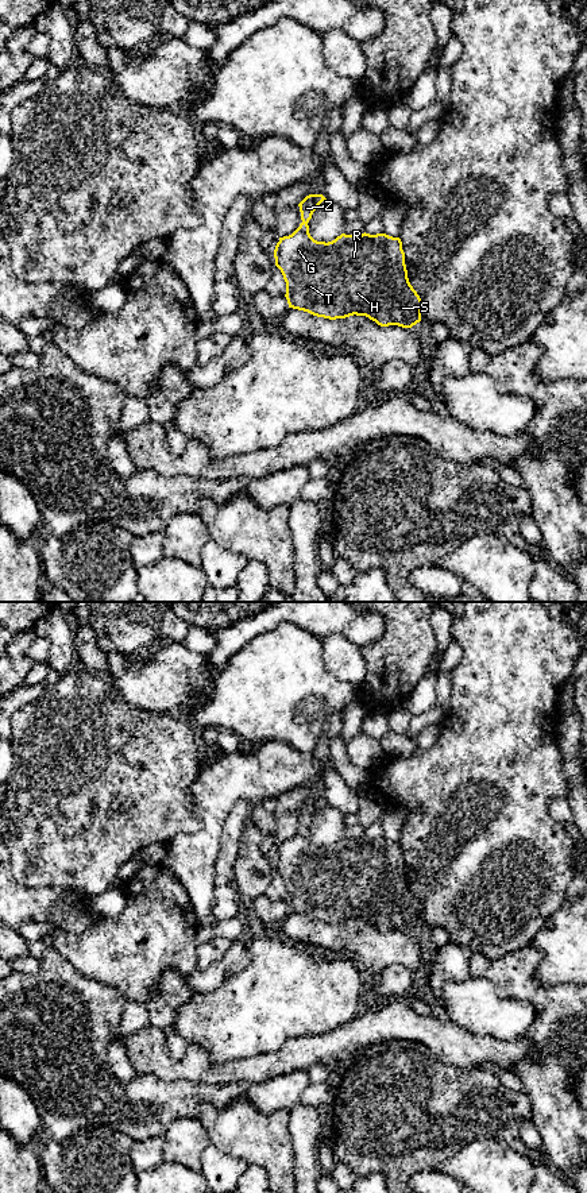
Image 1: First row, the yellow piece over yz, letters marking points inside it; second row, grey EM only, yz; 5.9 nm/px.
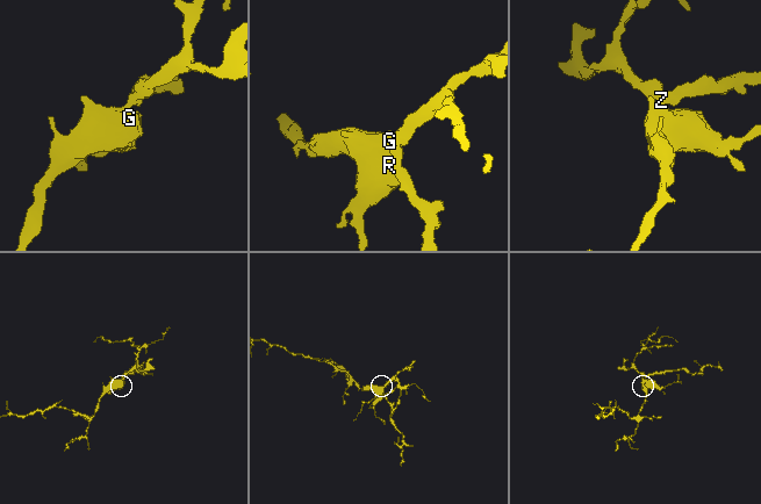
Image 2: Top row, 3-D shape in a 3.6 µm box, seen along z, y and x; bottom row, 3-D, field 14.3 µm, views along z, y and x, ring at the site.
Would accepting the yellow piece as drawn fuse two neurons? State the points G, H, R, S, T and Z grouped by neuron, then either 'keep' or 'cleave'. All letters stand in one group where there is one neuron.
G H R S T Z | keep

